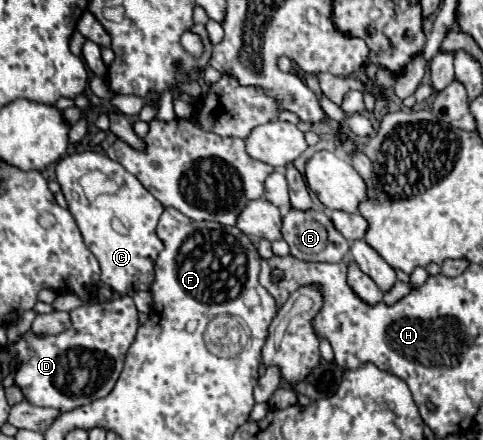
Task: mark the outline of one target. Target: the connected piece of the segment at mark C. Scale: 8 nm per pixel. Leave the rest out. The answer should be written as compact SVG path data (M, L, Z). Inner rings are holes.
M94 150L76 152L76 154L68 154L68 156L60 158L58 166L56 166L56 180L68 202L68 210L74 216L74 220L82 232L84 244L90 248L90 252L100 262L100 270L102 270L100 280L118 294L150 290L150 286L154 282L154 264L158 258L158 250L164 248L162 240L156 234L156 224L164 212L164 206L128 170L126 170L126 196L120 196L116 192L116 194L98 196L90 202L80 186L80 178L86 172L90 172L92 168L100 170L104 176L116 180L116 184L120 184L120 190L122 190L124 166L120 162L110 160L106 154L100 154ZM114 218L118 218L126 226L128 234L120 234L114 228Z

